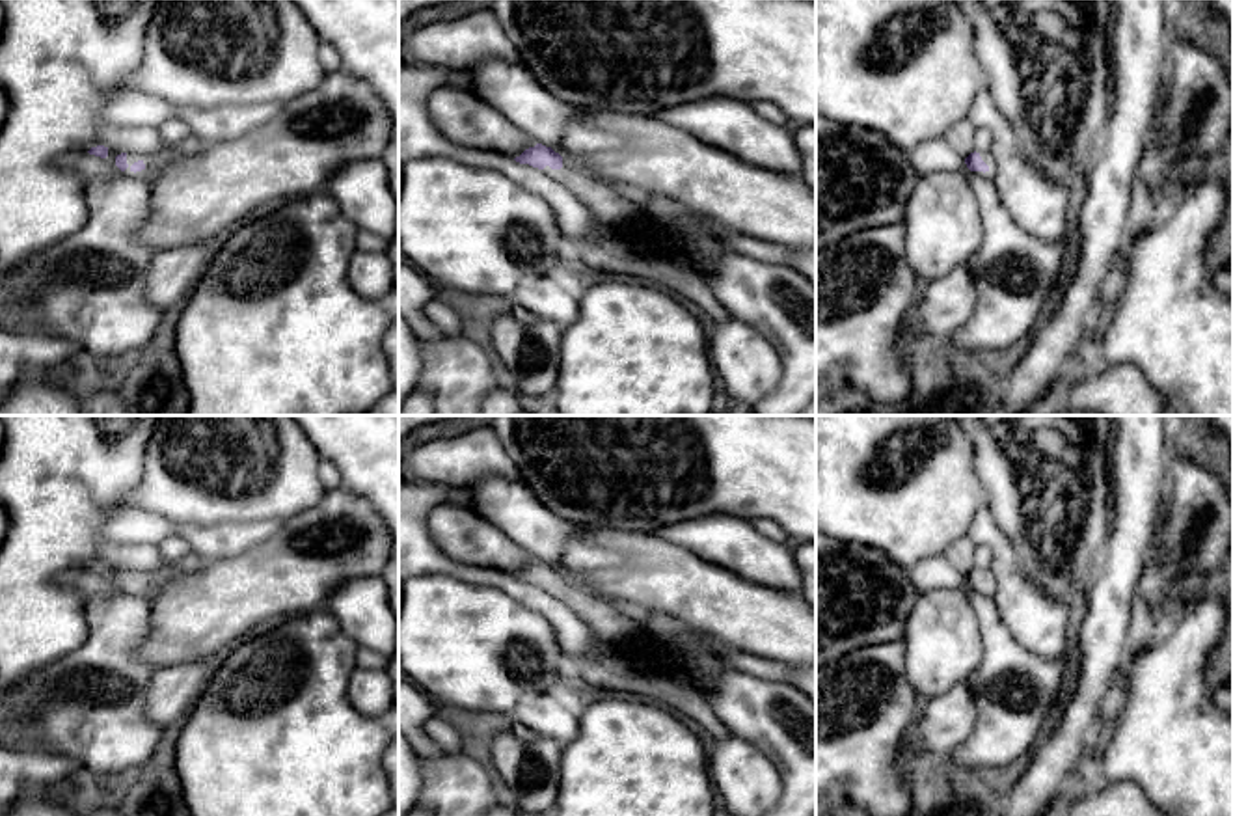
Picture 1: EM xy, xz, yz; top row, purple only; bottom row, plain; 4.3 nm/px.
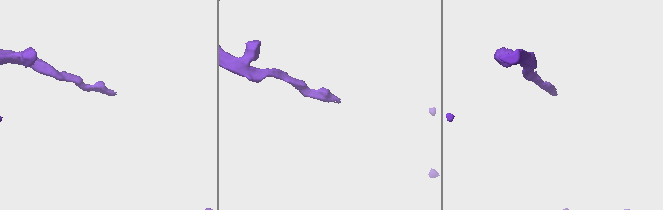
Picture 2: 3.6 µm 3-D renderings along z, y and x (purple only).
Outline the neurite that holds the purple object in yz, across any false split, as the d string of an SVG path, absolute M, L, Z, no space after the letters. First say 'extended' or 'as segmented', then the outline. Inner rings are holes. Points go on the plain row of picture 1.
extended | M974 568L965 576L965 581L970 589L976 589L978 592L982 592L985 596L993 596L993 592L995 592L995 579L989 570Z

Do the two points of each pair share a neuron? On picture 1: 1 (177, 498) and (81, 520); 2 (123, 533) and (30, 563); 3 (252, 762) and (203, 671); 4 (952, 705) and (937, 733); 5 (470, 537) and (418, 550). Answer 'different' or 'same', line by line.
1: different
2: different
3: different
4: same
5: different

